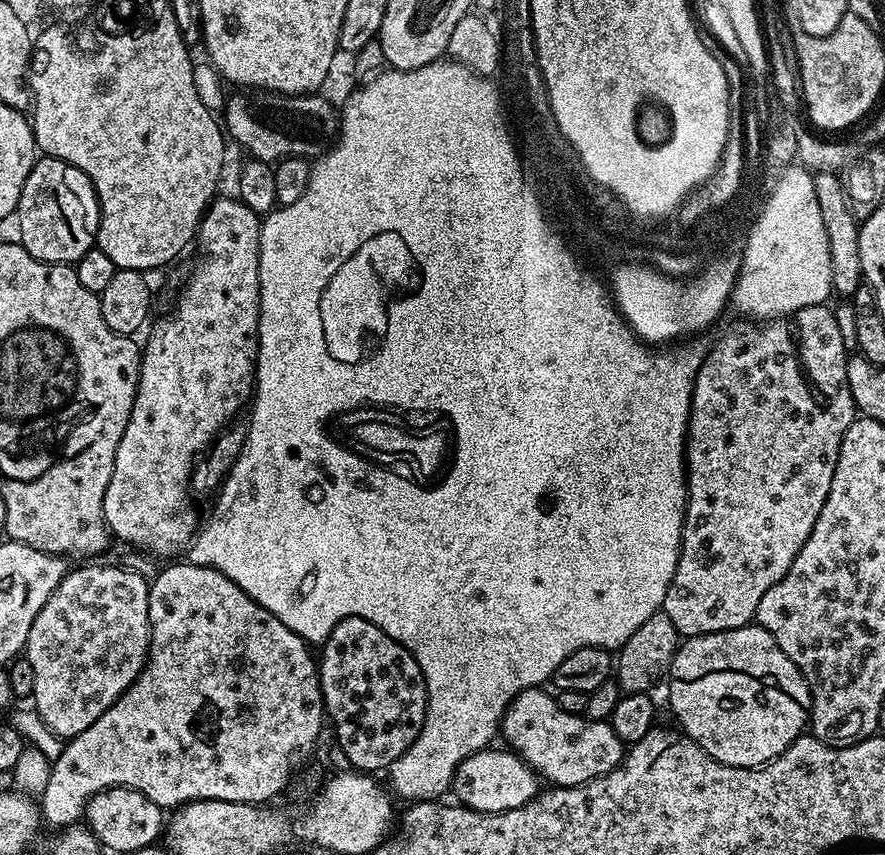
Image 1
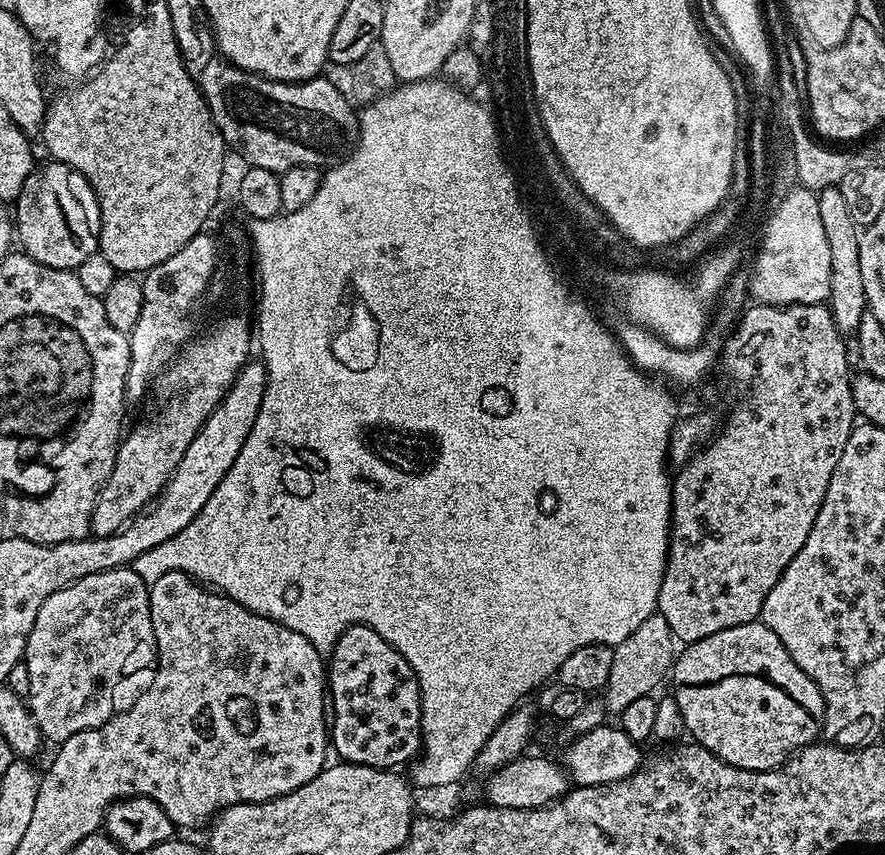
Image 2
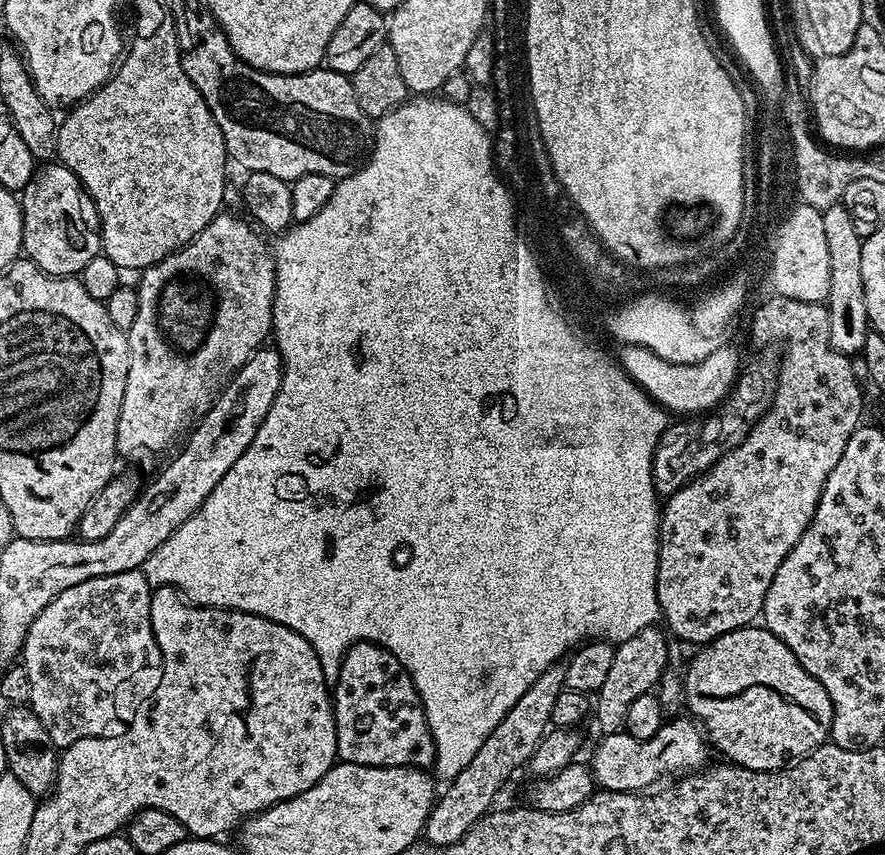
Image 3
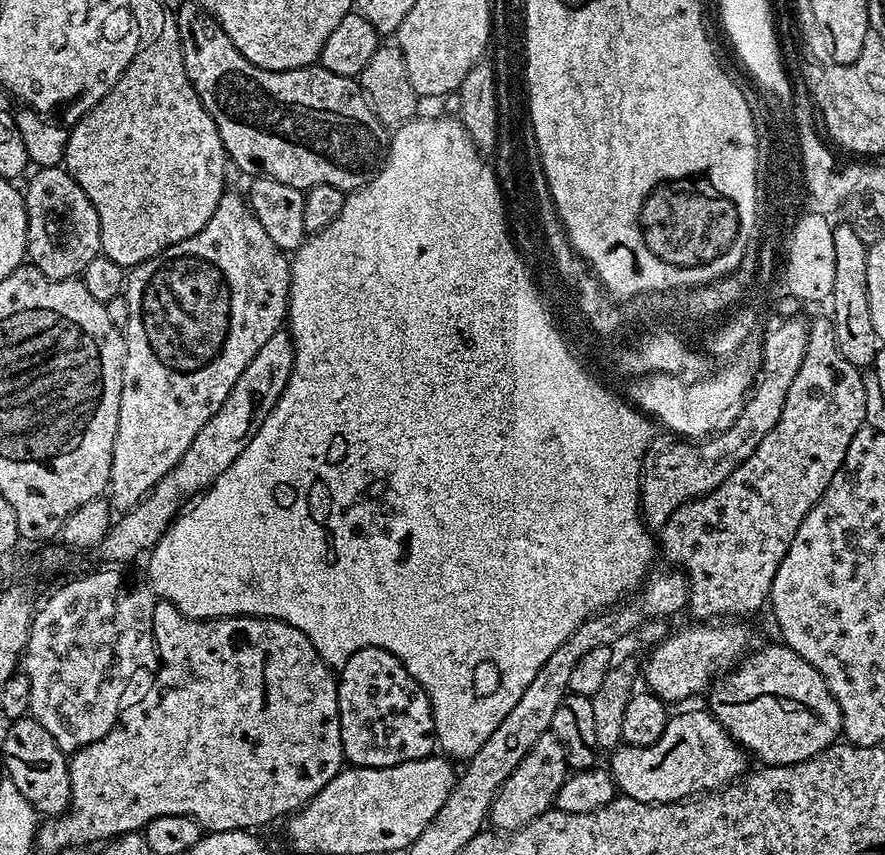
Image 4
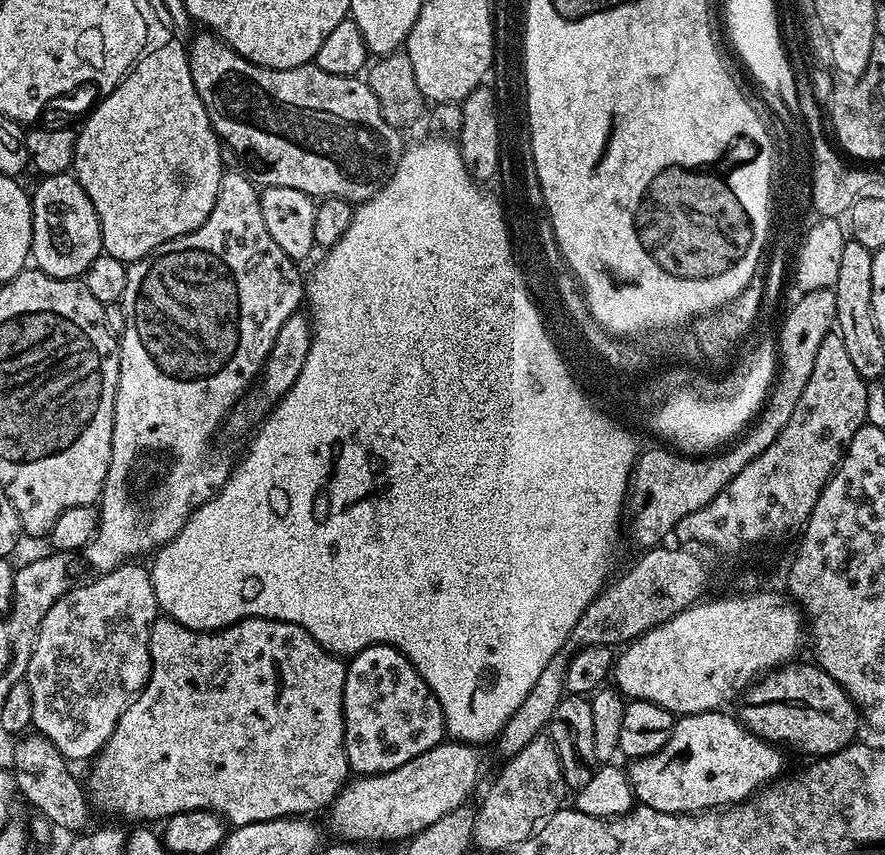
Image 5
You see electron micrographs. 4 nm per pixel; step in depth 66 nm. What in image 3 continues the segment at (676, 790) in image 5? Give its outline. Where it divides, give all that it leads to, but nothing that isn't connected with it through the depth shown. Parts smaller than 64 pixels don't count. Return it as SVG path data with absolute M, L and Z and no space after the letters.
M669 719L649 740L634 738L626 730L601 735L600 745L592 752L590 769L595 783L605 792L643 793L664 775L679 778L709 763L710 745L697 721Z

